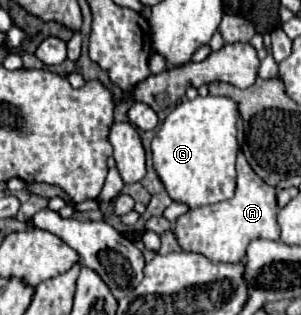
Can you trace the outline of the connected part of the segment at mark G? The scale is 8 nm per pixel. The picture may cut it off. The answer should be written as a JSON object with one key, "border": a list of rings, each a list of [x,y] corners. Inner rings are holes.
{"border":[[[224,96],[182,100],[152,140],[152,162],[168,196],[188,208],[216,204],[234,196],[236,186],[236,118],[238,106]]]}

